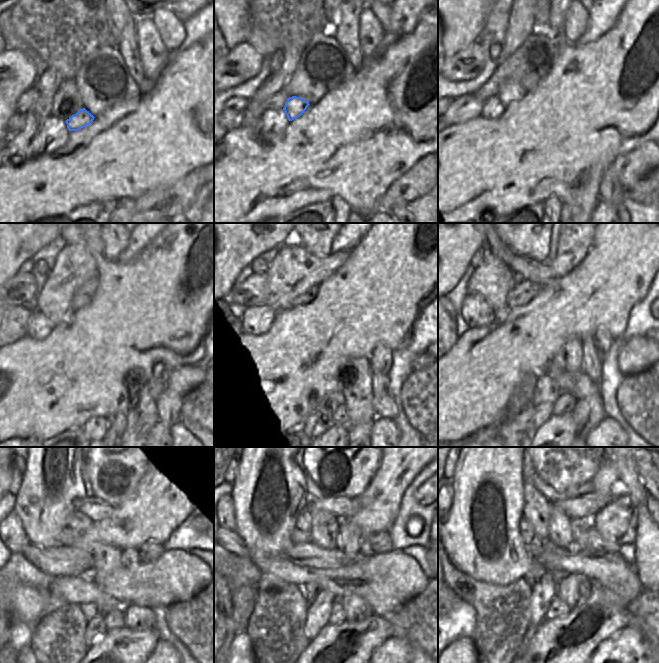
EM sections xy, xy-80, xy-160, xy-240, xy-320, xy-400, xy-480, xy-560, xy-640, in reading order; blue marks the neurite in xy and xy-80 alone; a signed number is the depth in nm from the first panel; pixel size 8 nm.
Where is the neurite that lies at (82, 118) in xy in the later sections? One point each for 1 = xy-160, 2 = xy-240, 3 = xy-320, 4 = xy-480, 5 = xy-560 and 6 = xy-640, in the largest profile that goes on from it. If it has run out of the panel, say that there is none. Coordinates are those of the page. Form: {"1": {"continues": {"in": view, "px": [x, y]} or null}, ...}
{"1": {"continues": {"in": "xy-160", "px": [510, 91]}}, "2": {"continues": {"in": "xy-240", "px": [74, 264]}}, "3": {"continues": {"in": "xy-320", "px": [294, 269]}}, "4": {"continues": {"in": "xy-480", "px": [115, 467]}}, "5": {"continues": {"in": "xy-560", "px": [341, 467]}}, "6": {"continues": {"in": "xy-640", "px": [561, 467]}}}

